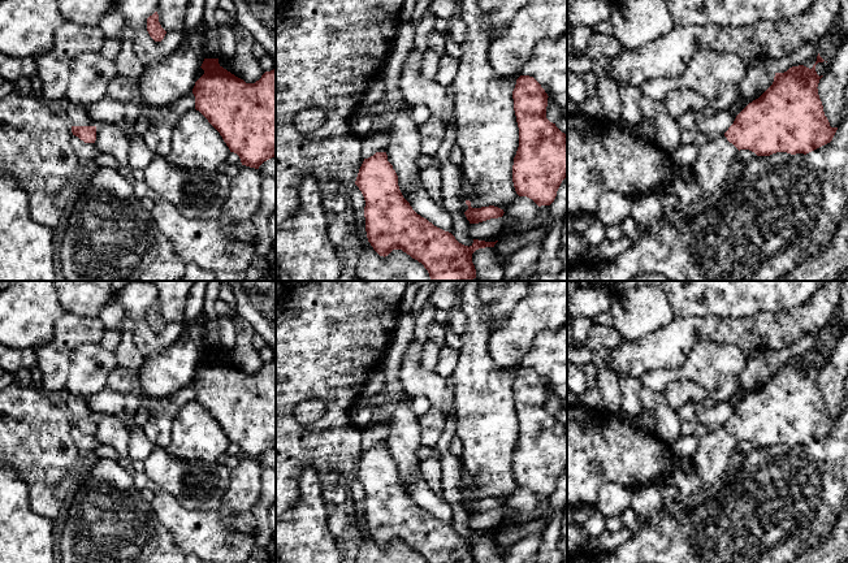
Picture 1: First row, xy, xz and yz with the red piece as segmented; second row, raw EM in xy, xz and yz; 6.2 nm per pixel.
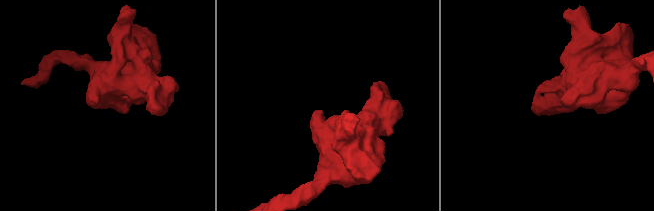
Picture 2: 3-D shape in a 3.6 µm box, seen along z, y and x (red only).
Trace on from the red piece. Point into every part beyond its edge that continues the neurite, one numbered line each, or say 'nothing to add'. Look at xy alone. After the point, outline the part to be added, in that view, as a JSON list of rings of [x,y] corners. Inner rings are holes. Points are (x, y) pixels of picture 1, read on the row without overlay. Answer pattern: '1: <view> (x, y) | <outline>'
nothing to add

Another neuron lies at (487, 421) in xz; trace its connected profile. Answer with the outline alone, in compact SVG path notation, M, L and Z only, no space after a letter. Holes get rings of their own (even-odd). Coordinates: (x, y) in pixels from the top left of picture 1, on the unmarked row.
M460 281L458 307L466 313L467 322L460 337L459 361L450 378L454 386L455 436L463 442L460 501L468 501L467 491L472 499L494 497L505 503L502 508L506 511L507 498L519 489L512 473L514 449L519 438L512 390L516 369L499 367L489 352L493 307L481 300L479 287L477 281Z

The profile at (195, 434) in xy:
M195 399L187 402L176 415L166 450L179 460L220 462L230 441L220 424Z

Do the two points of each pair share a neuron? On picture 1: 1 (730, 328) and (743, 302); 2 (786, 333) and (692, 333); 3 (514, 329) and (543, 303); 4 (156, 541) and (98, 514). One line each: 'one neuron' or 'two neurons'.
1: two neurons
2: one neuron
3: one neuron
4: one neuron

